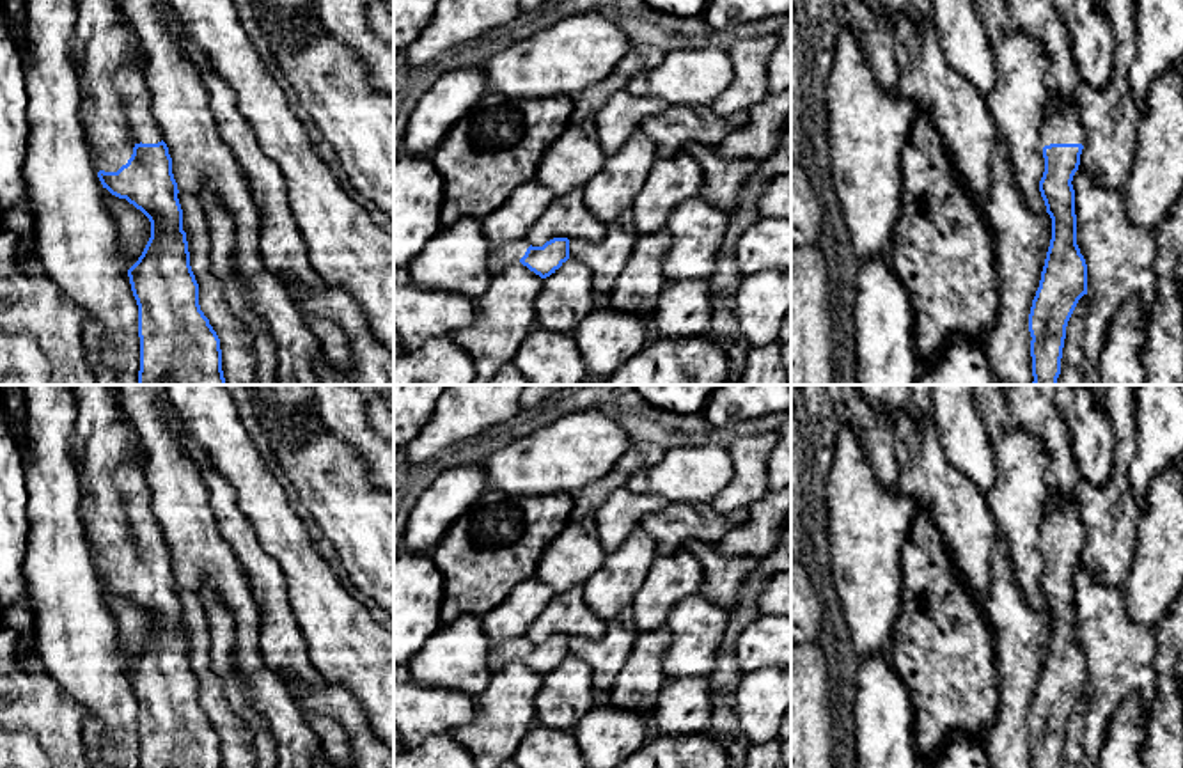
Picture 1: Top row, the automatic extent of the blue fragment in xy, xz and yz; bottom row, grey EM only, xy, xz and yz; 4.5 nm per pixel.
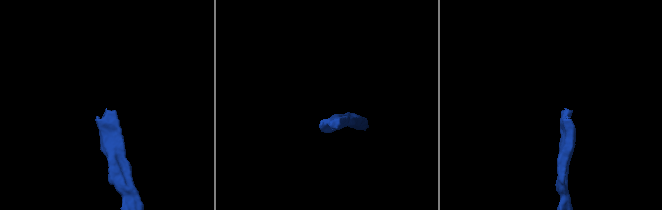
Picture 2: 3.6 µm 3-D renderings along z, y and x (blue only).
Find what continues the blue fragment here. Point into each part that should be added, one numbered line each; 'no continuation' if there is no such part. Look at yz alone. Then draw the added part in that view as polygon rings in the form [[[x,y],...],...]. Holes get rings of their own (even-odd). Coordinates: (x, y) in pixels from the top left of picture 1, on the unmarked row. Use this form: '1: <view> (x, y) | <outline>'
1: yz (1063, 522) | [[[1061,498],[1054,507],[1045,511],[1041,521],[1041,543],[1050,541],[1082,541],[1085,529],[1075,498]]]

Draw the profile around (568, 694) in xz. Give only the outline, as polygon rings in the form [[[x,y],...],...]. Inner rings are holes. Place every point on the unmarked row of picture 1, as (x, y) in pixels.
[[[569,654],[544,676],[536,697],[536,720],[550,729],[573,731],[598,701],[591,665]]]

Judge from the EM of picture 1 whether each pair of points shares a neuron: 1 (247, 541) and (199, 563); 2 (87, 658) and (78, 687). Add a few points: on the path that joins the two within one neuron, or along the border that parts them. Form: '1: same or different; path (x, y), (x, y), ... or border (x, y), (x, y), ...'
1: different; border (213, 509), (217, 529), (249, 586)
2: same; path (87, 666), (86, 680)

